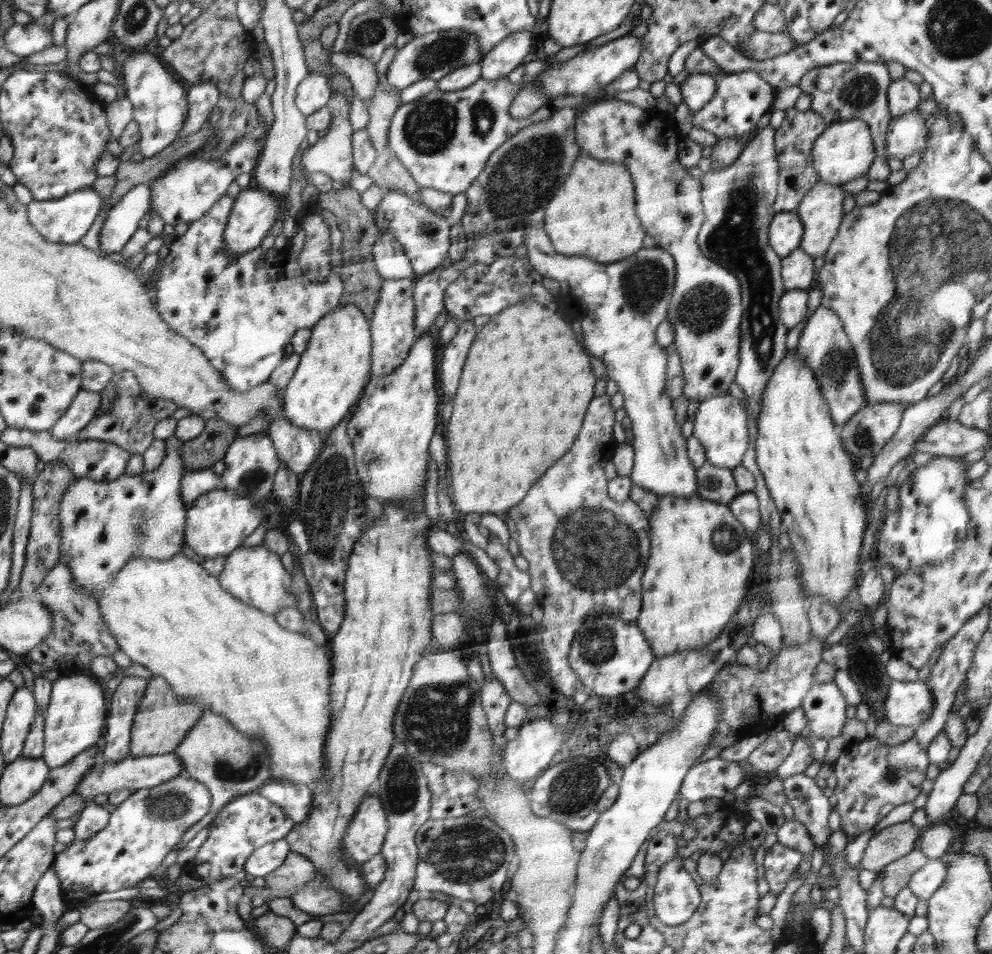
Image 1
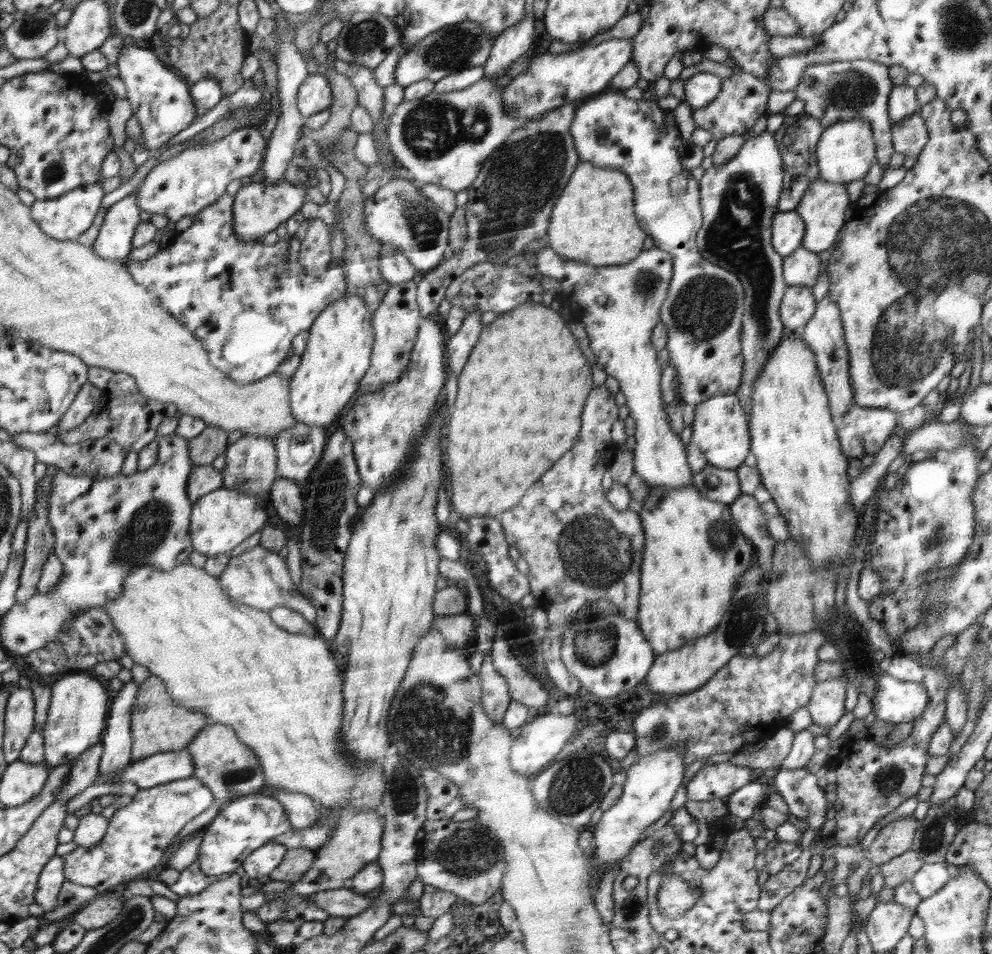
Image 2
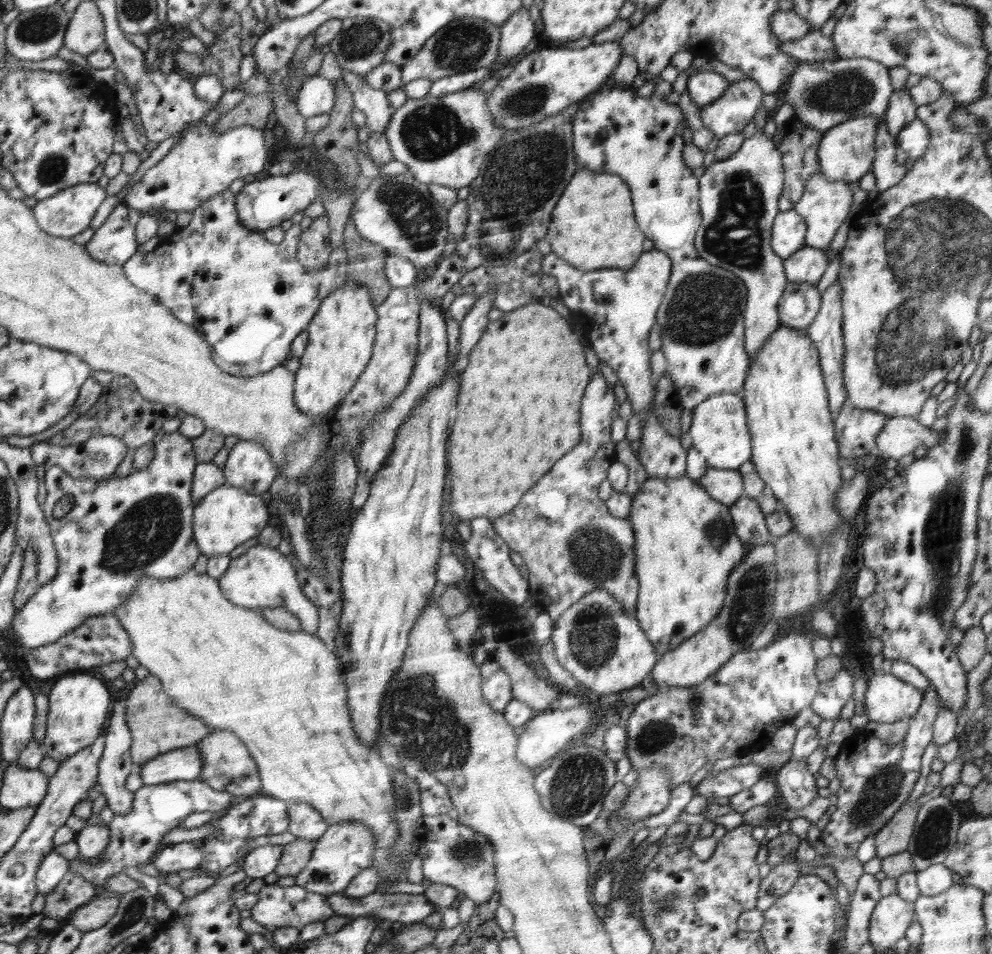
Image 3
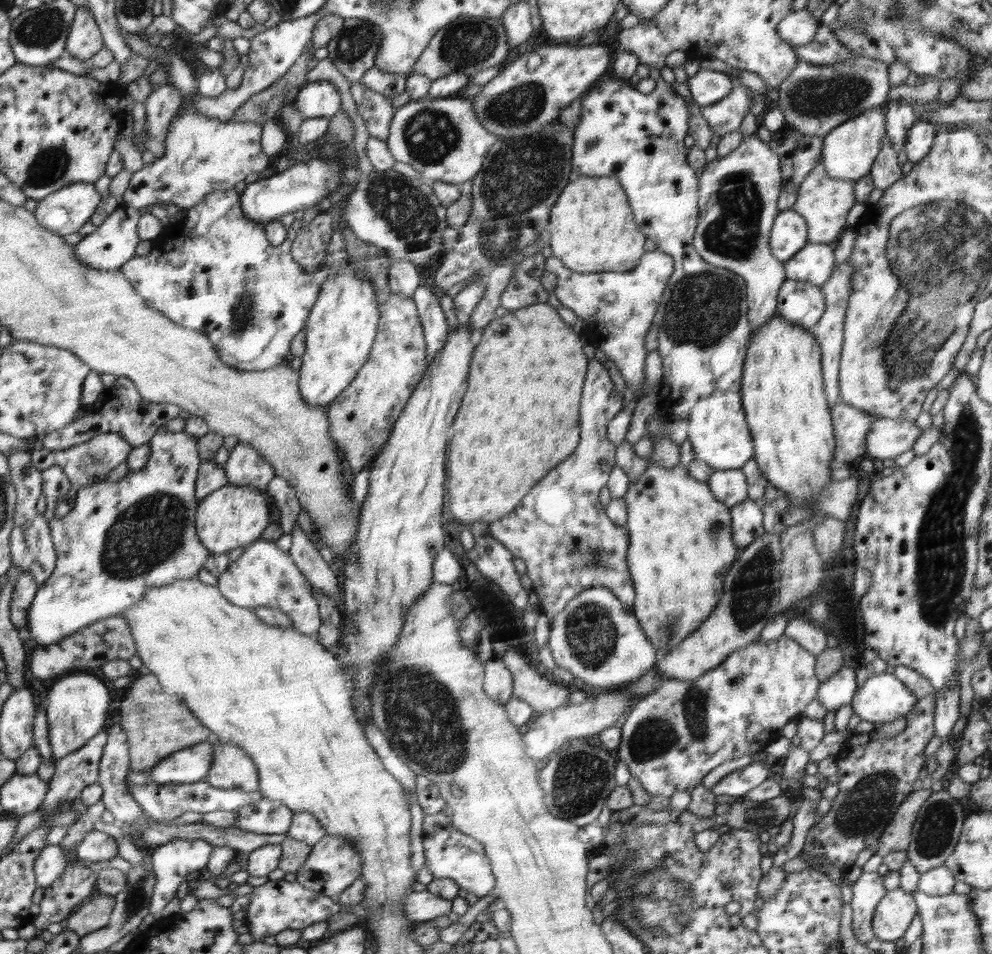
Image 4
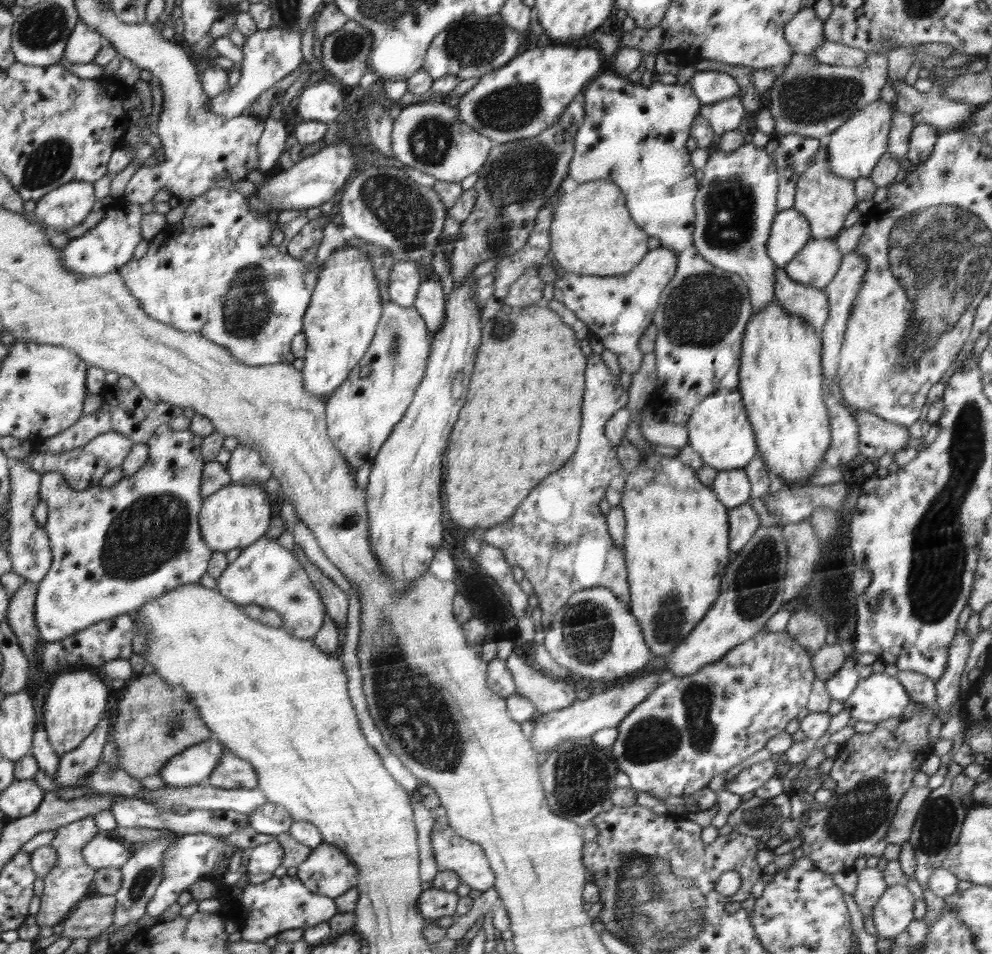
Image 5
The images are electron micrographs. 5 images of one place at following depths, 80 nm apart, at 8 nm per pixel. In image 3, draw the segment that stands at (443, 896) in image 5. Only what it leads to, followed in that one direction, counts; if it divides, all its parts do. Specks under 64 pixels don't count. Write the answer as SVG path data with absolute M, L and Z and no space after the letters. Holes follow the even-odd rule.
M337 892L325 896L336 915L352 917L376 916L385 923L395 922L399 926L420 923L435 912L435 906L424 894L373 893L362 898L348 898L347 894Z

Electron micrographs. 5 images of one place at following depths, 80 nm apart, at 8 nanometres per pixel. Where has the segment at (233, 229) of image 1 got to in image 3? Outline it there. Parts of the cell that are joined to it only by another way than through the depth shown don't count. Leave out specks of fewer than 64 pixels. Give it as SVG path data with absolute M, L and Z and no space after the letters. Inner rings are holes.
M294 169L290 174L271 175L265 180L245 184L235 195L235 207L238 209L239 220L246 228L263 234L267 228L278 226L296 212L304 211L324 190L324 180L320 180L320 174L312 170Z

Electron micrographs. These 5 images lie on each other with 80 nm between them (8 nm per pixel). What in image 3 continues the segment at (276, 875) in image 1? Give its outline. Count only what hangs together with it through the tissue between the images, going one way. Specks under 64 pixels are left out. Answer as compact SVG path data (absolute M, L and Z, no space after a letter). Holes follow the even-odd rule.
M296 839L294 843L283 847L283 856L280 858L279 867L274 872L281 876L296 876L310 863L315 850L315 843L302 839Z

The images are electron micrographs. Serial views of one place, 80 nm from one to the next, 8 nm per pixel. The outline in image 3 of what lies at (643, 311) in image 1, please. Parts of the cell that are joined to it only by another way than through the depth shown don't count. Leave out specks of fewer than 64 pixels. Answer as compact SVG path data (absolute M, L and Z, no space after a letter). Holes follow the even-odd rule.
M659 249L643 253L628 269L578 269L552 252L542 256L542 270L556 278L559 295L570 312L584 313L581 324L590 329L590 346L598 360L606 362L618 376L633 406L634 414L650 408L654 388L650 386L650 357L653 353L649 336L657 322L658 310L670 282L674 262ZM656 413L646 417L640 437L642 446L636 454L648 477L680 479L684 476L684 470L687 470L686 450L682 448L681 440L672 438L658 424L658 420L654 418Z

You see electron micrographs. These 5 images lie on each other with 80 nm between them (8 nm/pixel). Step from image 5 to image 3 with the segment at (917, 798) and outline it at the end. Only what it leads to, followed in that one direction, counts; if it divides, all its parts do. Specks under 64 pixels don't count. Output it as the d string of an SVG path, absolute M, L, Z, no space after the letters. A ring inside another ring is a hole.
M919 799L904 803L875 834L875 856L883 859L907 850L919 807Z

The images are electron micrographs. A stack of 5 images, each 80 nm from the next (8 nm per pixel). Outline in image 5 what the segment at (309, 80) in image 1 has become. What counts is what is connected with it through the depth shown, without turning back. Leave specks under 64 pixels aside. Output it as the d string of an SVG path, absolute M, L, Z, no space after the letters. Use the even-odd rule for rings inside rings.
M318 81L300 92L295 116L303 121L334 121L343 111L342 86L338 82Z

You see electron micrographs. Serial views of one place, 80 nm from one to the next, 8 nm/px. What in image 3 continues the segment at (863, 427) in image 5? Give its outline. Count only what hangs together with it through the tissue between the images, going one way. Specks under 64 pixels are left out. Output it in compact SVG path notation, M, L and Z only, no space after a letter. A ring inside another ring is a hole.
M890 417L876 437L873 455L898 461L919 446L936 446L946 435L945 430L936 433L931 426L920 424L915 417Z

